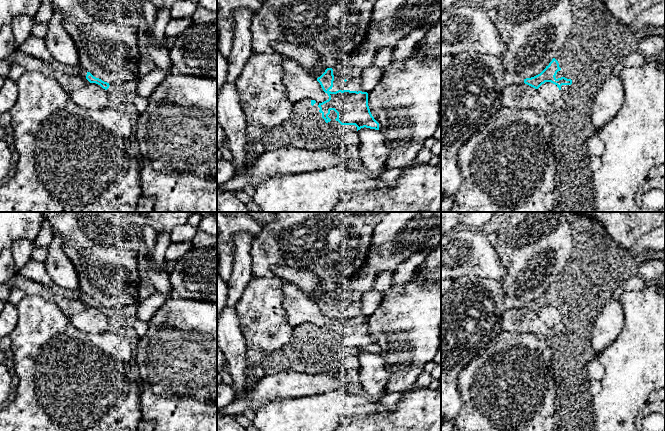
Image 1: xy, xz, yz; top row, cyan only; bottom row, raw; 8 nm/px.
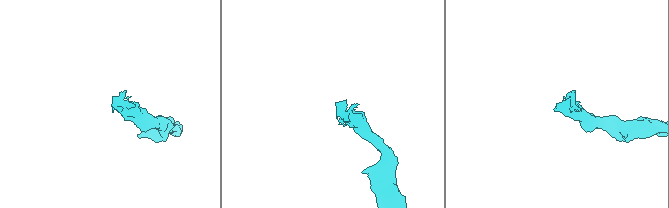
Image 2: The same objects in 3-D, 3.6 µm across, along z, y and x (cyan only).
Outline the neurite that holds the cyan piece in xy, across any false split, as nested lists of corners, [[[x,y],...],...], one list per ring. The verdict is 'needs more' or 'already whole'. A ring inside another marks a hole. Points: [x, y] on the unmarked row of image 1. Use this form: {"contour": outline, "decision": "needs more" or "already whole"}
{"contour": [[[20,274],[13,275],[6,284],[10,289],[19,288],[26,295],[36,295],[54,302],[68,318],[82,312],[88,307],[96,307],[105,314],[110,310],[109,307],[94,301],[90,296],[87,296],[85,302],[78,299],[62,297],[54,293],[49,287],[36,283]]], "decision": "needs more"}

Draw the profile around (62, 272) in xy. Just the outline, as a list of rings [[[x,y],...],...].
[[[54,235],[53,241],[48,246],[44,266],[56,286],[69,290],[79,289],[77,270],[63,249],[63,239],[59,235]]]

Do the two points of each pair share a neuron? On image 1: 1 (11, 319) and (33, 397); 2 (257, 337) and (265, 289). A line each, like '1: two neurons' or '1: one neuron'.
1: two neurons
2: one neuron

